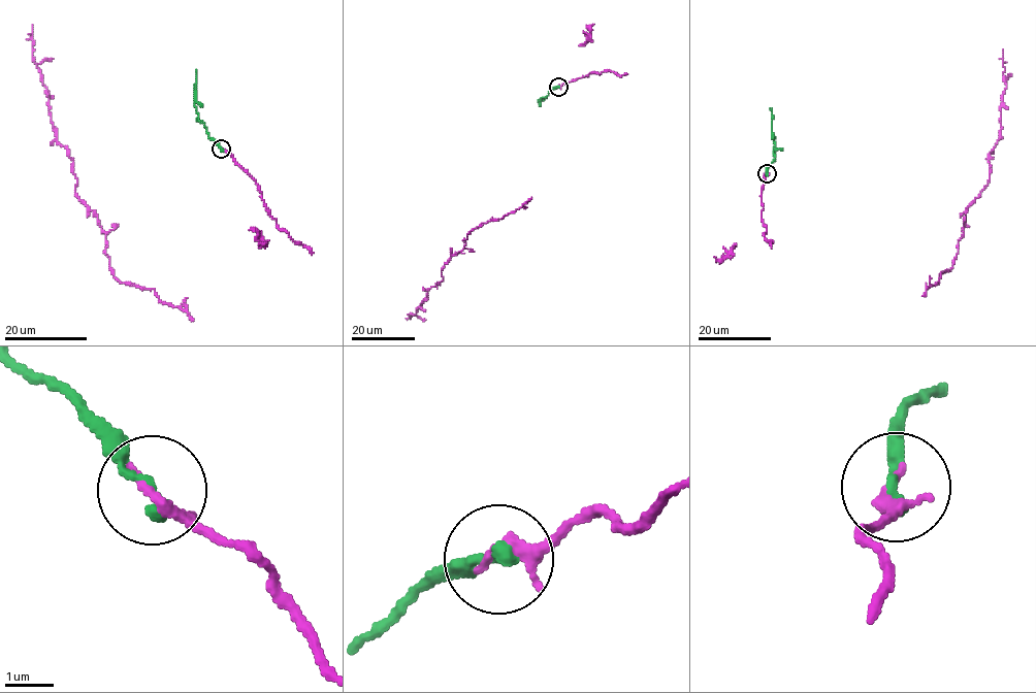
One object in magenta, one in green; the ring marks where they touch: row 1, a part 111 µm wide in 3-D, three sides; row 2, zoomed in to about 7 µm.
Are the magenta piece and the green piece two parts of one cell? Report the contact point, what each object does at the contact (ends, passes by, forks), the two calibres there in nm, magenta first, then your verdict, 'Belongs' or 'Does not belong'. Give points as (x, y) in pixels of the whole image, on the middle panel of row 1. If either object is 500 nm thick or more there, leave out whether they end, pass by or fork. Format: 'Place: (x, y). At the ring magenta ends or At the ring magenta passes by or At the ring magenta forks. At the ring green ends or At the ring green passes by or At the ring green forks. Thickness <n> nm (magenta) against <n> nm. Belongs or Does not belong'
Place: (558, 87). At the ring magenta passes by. At the ring green ends. Thickness 190 nm (magenta) against 320 nm. Belongs

